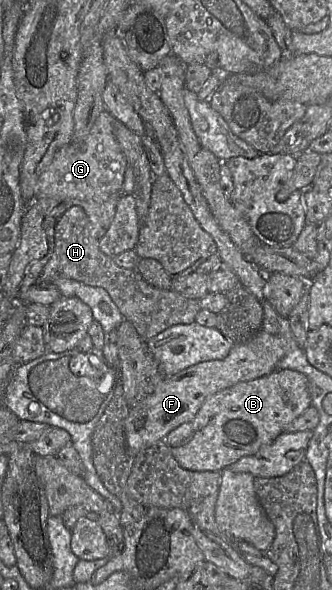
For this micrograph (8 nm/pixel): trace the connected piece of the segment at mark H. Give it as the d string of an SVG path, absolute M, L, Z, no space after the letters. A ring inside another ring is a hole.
M68 199L61 201L60 204L70 210L56 226L54 250L42 270L39 283L53 283L57 279L68 278L104 288L125 319L133 324L138 334L146 341L173 325L191 324L195 321L201 309L199 300L188 298L173 290L154 287L137 269L120 267L114 258L101 251L100 240L91 234L89 218L84 207L81 206L81 204L89 203Z

